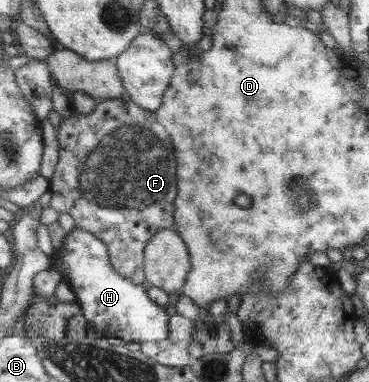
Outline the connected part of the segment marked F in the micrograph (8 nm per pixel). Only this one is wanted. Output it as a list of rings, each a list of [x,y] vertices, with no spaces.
[[[105,99],[99,100],[97,108],[90,114],[76,112],[68,119],[62,120],[58,129],[59,140],[59,153],[60,159],[57,167],[57,172],[54,177],[49,181],[49,191],[52,194],[52,206],[57,210],[59,214],[69,213],[75,218],[78,227],[85,229],[98,236],[103,242],[109,246],[111,262],[114,263],[114,268],[121,275],[126,276],[131,282],[141,284],[146,279],[146,257],[144,255],[147,244],[151,241],[154,235],[157,235],[159,231],[163,229],[169,229],[173,227],[175,223],[175,199],[178,198],[178,178],[177,167],[179,161],[177,161],[177,149],[175,149],[174,140],[171,139],[170,132],[158,121],[155,113],[151,113],[149,110],[140,107],[137,103],[129,100],[122,101],[119,99]]]

